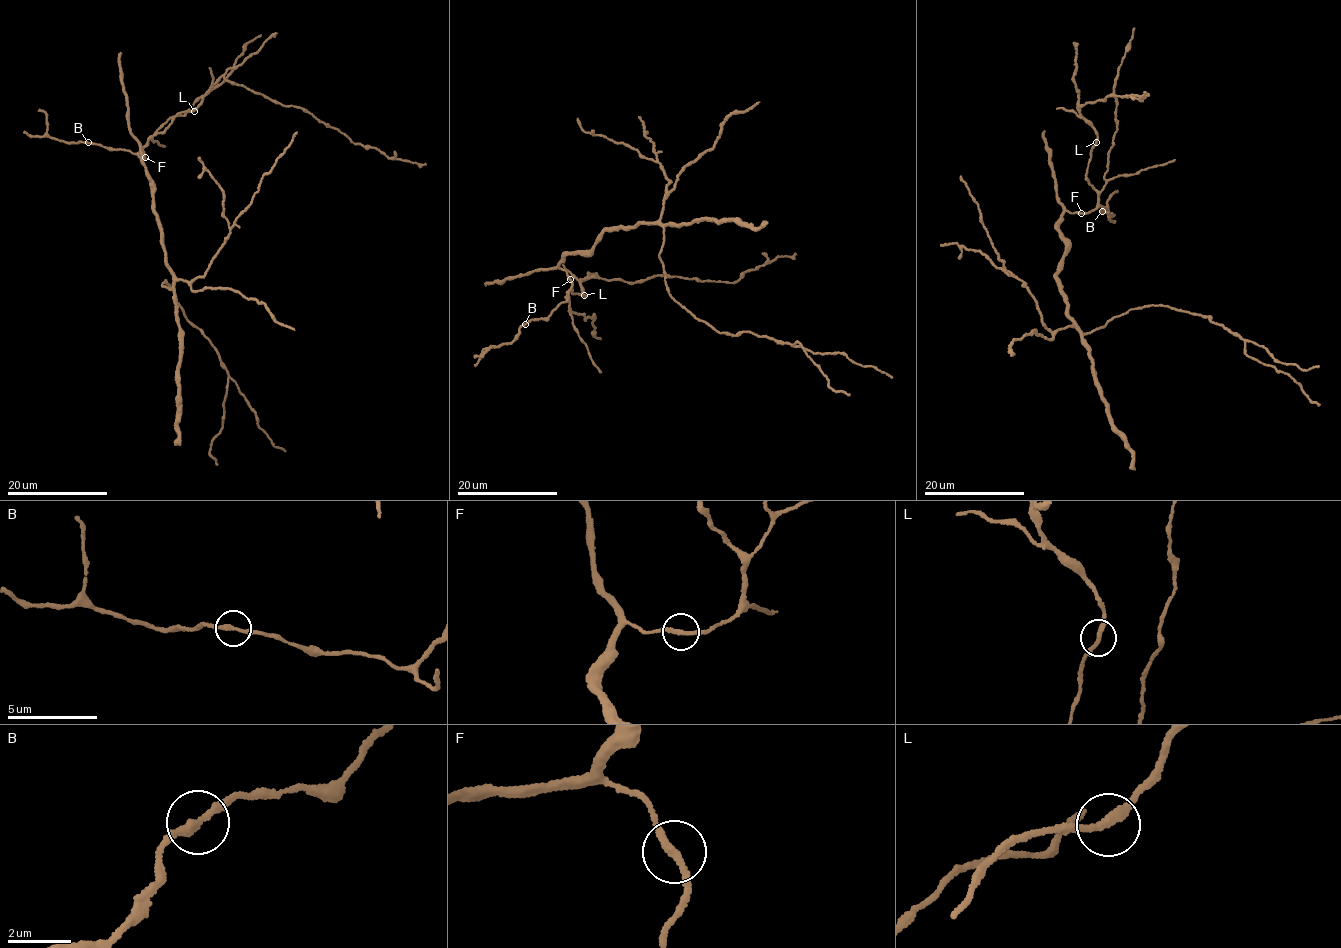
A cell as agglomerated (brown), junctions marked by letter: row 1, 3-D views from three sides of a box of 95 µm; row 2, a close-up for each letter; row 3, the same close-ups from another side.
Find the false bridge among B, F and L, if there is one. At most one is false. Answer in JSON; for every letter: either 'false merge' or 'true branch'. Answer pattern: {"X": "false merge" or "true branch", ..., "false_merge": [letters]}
{"B": "true branch", "F": "true branch", "L": "true branch", "false_merge": []}

